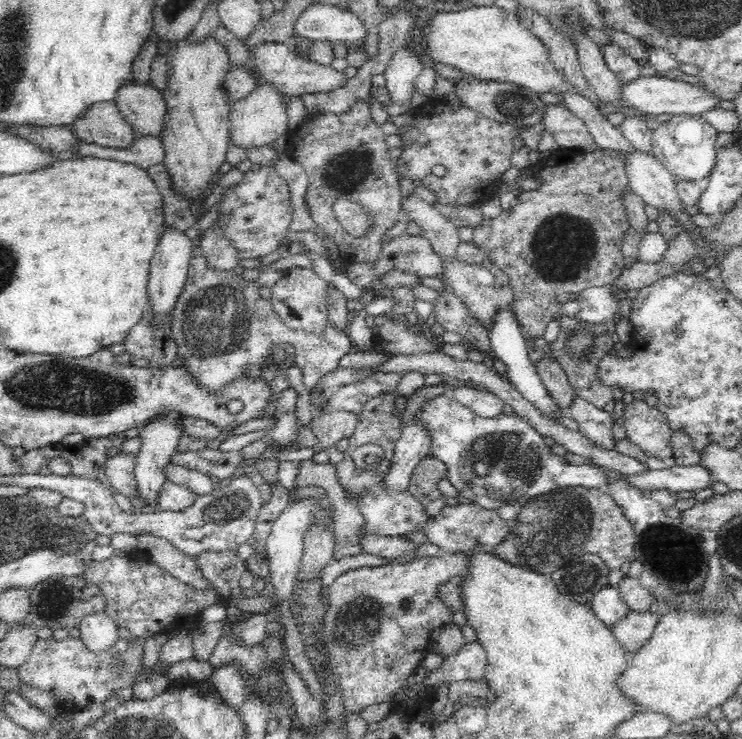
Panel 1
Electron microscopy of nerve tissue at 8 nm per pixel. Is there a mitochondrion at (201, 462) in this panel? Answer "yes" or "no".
no

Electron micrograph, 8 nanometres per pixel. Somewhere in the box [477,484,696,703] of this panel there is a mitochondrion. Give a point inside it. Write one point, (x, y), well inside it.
(550, 529)

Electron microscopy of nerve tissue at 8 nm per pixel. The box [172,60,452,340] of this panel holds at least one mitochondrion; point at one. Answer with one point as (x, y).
(345, 172)

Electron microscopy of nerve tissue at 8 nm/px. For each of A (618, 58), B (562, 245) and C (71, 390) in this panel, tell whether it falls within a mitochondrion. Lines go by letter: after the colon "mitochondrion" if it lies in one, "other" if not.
A: other
B: mitochondrion
C: mitochondrion

